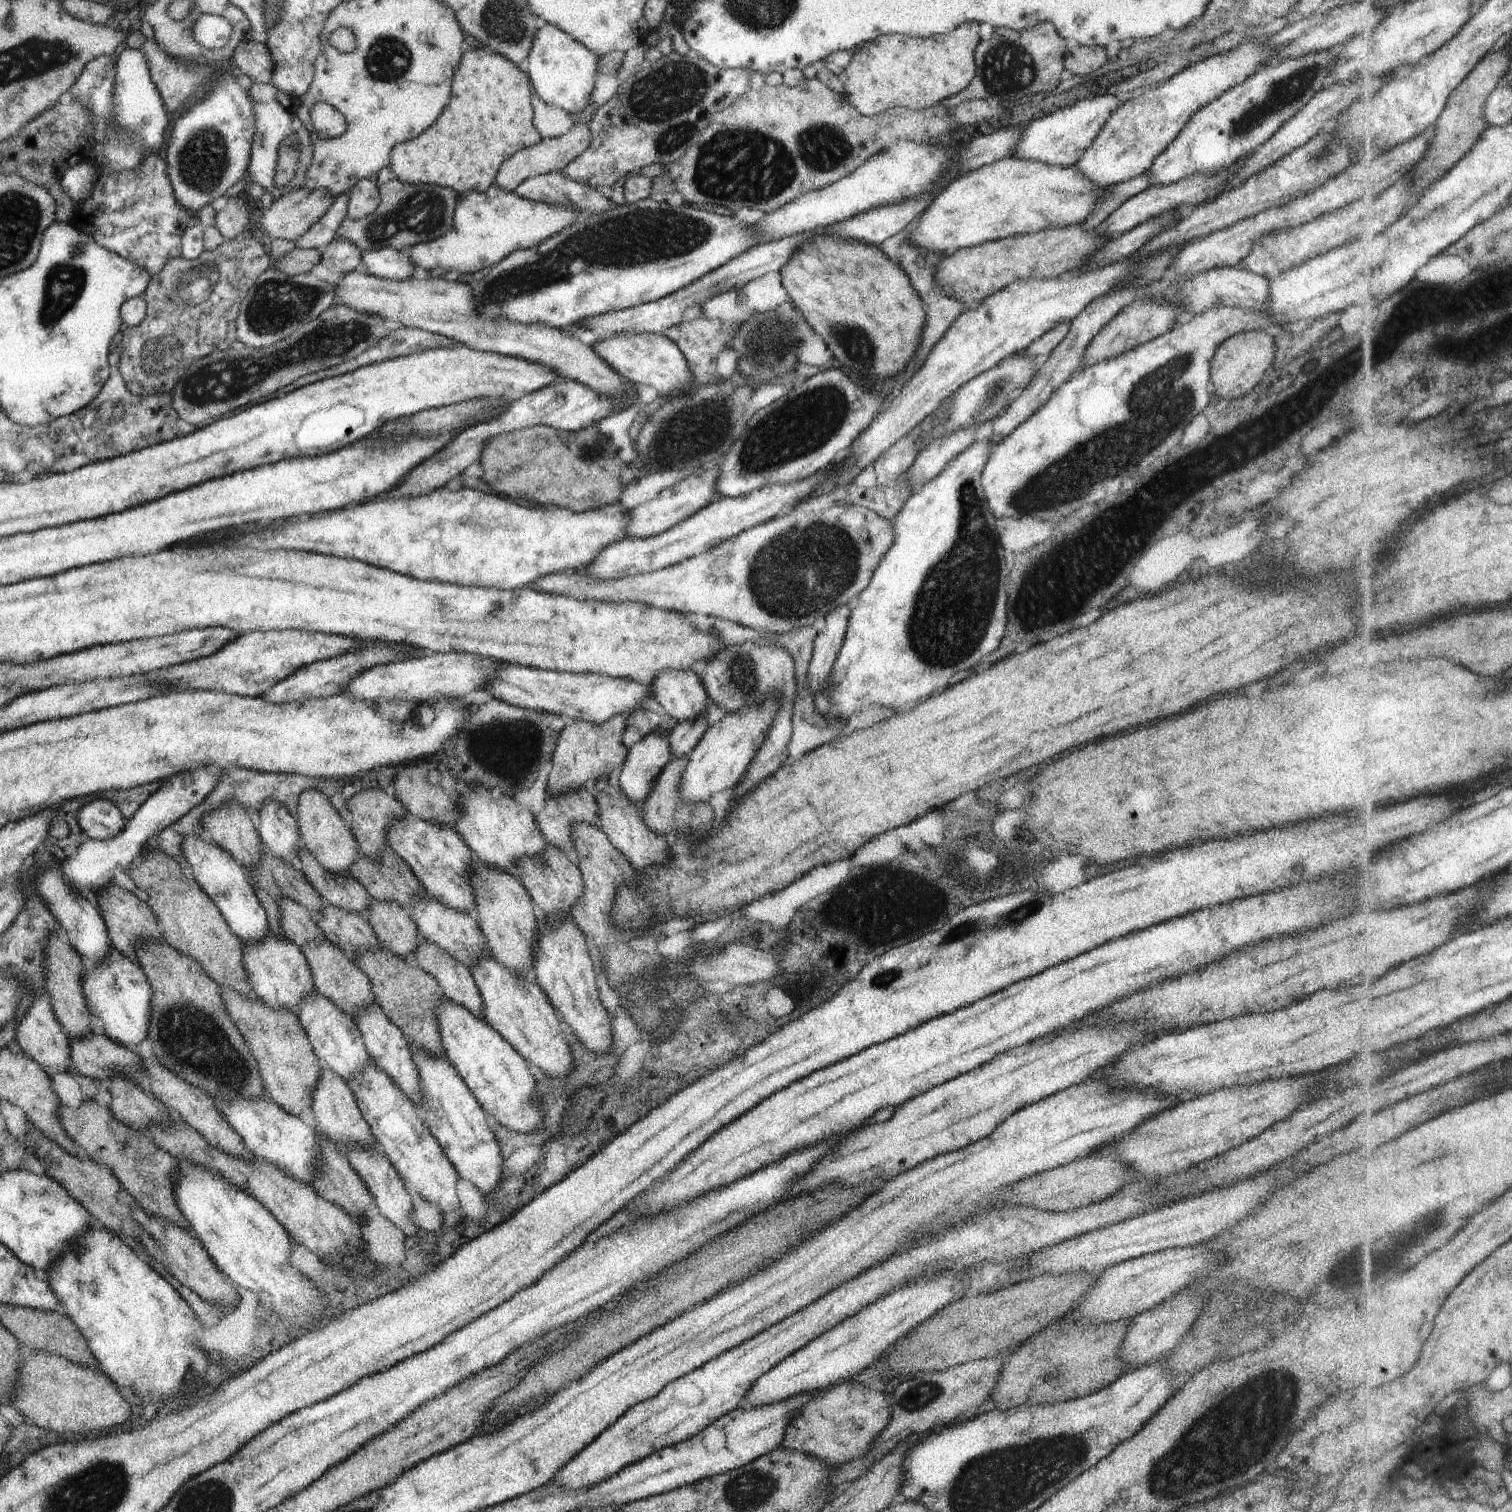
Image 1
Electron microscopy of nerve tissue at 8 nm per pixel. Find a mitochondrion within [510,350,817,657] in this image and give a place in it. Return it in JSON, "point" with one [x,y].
{"point":[706,422]}

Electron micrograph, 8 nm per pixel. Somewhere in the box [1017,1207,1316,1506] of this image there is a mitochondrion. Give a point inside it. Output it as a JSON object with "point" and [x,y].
{"point":[1178,1473]}

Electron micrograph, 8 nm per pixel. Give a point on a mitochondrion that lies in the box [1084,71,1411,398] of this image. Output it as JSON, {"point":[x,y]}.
{"point":[1320,152]}

